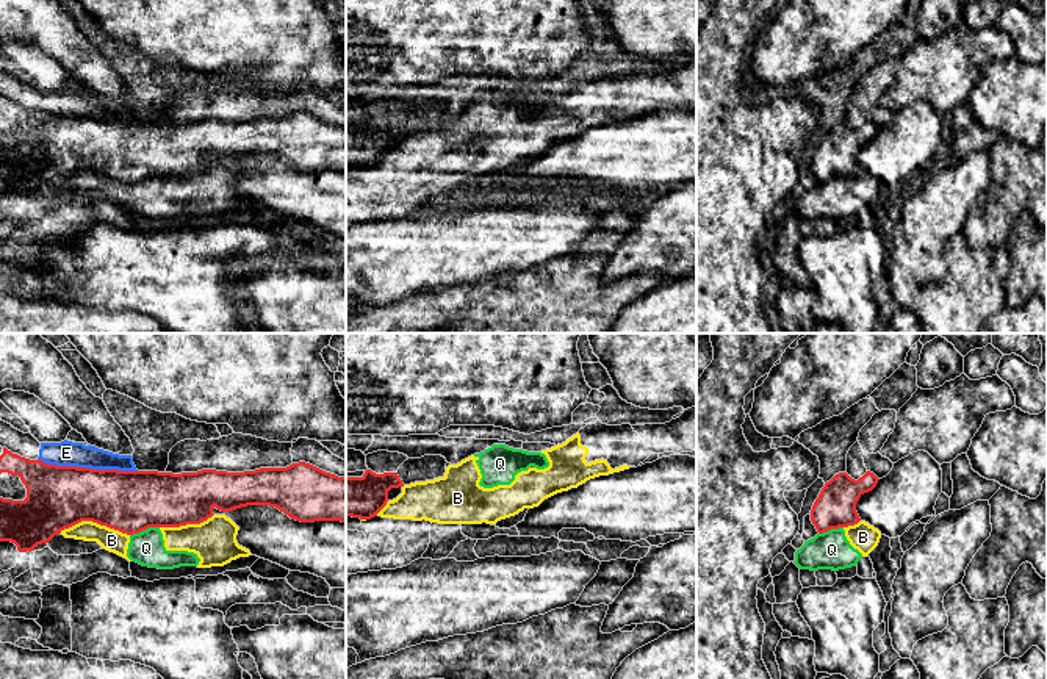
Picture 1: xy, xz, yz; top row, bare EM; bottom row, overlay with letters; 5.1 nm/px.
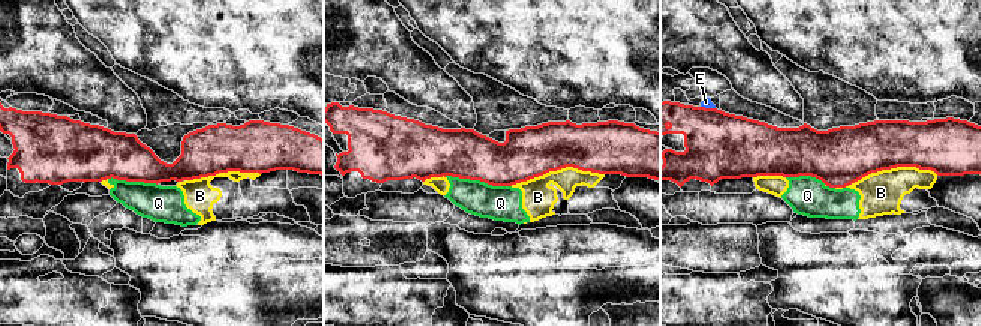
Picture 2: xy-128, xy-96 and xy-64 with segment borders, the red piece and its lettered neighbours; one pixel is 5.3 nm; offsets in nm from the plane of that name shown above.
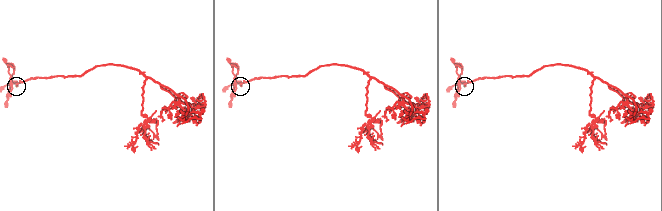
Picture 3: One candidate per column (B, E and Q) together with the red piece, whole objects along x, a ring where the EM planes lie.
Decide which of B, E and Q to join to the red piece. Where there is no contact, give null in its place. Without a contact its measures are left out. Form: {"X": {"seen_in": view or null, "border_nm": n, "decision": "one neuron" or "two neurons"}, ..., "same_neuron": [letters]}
{"B": {"seen_in": "xy", "border_nm": 360, "decision": "two neurons"}, "E": {"seen_in": "xy", "border_nm": 500, "decision": "two neurons"}, "Q": {"seen_in": "xy", "border_nm": 160, "decision": "two neurons"}, "same_neuron": []}

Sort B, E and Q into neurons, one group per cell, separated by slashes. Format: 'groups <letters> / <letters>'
groups B Q / E

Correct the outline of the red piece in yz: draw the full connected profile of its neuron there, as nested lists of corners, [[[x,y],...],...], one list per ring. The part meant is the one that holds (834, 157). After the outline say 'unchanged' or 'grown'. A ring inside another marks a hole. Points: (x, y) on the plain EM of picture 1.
[[[867,120],[858,130],[847,122],[839,122],[826,131],[811,160],[811,171],[817,181],[858,174],[861,167],[856,152],[864,142],[872,141],[878,130],[873,122]]]; unchanged

